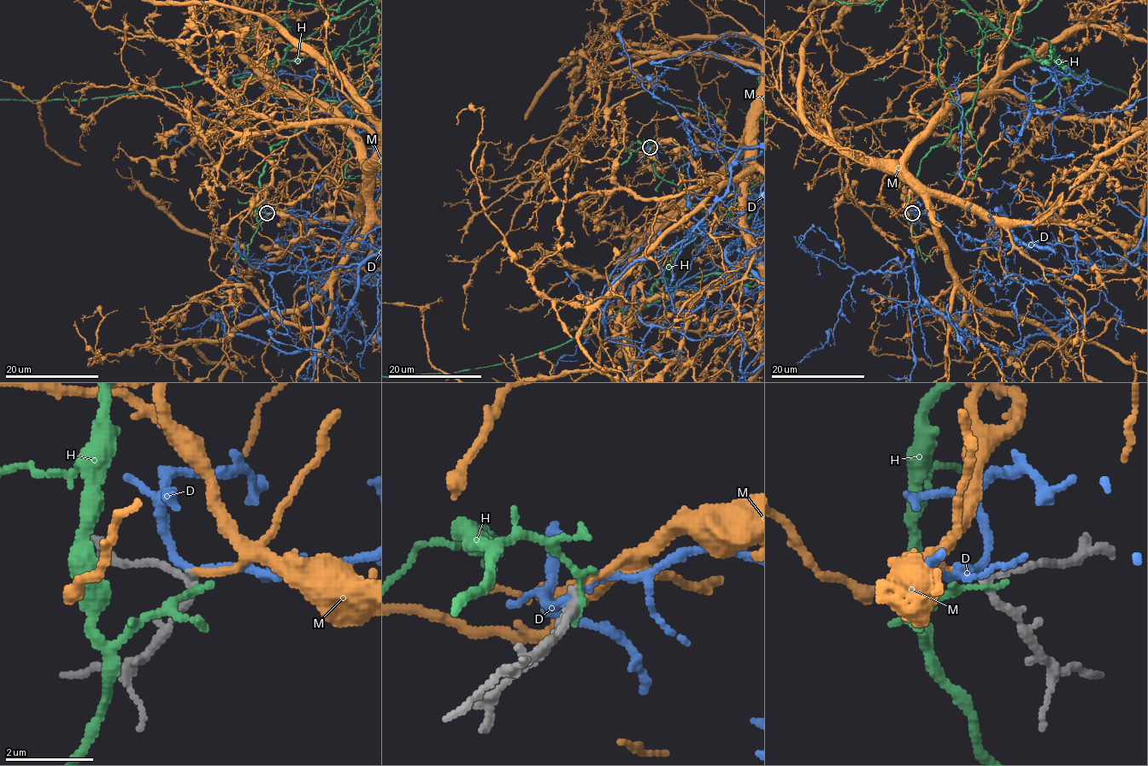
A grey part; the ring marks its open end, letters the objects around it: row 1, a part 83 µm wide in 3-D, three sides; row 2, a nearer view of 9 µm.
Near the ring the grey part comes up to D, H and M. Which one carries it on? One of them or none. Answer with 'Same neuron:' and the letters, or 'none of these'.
Same neuron: M

